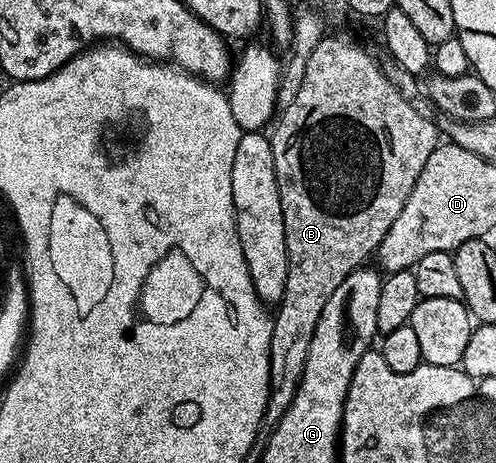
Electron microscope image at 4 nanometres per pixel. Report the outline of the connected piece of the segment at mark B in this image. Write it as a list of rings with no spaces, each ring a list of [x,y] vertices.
[[[324,35],[323,40],[319,41],[316,50],[309,57],[309,62],[305,67],[305,78],[302,79],[301,87],[298,89],[297,98],[294,99],[288,108],[282,109],[274,121],[273,127],[269,132],[269,139],[273,146],[273,166],[277,166],[277,190],[281,194],[281,214],[285,218],[285,250],[289,258],[289,274],[285,278],[285,294],[273,312],[273,338],[271,339],[271,362],[269,372],[271,374],[271,393],[267,409],[263,415],[263,423],[273,426],[281,422],[285,410],[293,402],[297,394],[297,386],[301,382],[301,374],[305,370],[305,358],[309,358],[309,342],[313,342],[313,330],[317,330],[317,322],[321,318],[321,310],[325,310],[325,302],[329,302],[329,297],[333,295],[333,290],[349,278],[349,274],[356,268],[366,265],[367,260],[376,255],[379,251],[379,243],[389,234],[389,226],[397,222],[397,214],[405,206],[409,194],[415,188],[417,178],[421,178],[421,170],[425,170],[425,162],[429,159],[429,154],[440,143],[441,137],[435,129],[435,124],[419,108],[414,108],[406,100],[404,89],[395,83],[390,75],[383,73],[381,65],[375,61],[375,56],[367,48],[362,48],[351,36],[331,36]]]

